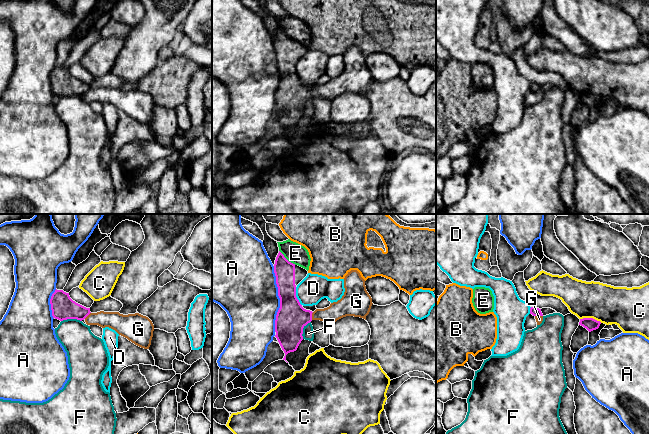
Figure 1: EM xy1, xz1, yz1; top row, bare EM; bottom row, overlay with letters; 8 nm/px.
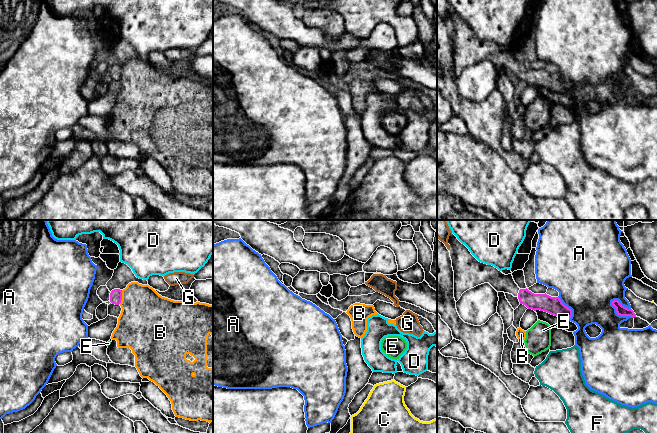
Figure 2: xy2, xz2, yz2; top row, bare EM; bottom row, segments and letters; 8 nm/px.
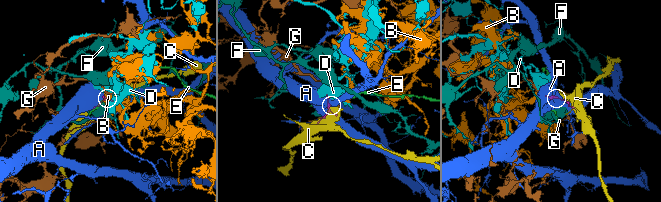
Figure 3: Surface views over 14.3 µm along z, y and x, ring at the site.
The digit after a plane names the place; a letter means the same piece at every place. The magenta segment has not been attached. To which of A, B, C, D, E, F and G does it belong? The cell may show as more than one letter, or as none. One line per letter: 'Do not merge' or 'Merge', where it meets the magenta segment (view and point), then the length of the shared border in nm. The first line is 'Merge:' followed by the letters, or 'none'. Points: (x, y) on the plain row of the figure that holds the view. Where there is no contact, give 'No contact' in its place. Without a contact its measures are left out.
Merge: none
A: Do not merge. Touches magenta at xz1 (280, 75). Shared border 550 nm
B: Do not merge. Touches magenta at xy2 (121, 73). Shared border 110 nm
C: Do not merge. Touches magenta at yz1 (591, 94). Shared border 180 nm
D: Do not merge. Touches magenta at xz1 (295, 72). Shared border 160 nm
E: Do not merge. Touches magenta at xz1 (286, 35). Shared border 180 nm
F: Do not merge. Touches magenta at xy1 (71, 94). Shared border 170 nm
G: Do not merge. Touches magenta at xz1 (311, 92). Shared border 70 nm

